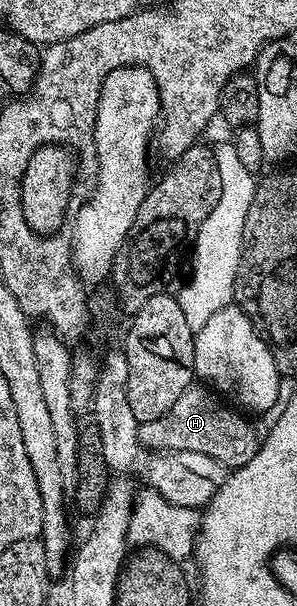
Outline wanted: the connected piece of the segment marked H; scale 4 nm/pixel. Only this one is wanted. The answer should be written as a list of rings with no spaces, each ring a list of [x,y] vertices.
[[[193,384],[174,400],[174,408],[166,416],[139,423],[138,441],[150,450],[202,452],[202,456],[218,460],[225,468],[235,468],[251,460],[258,445],[255,428],[243,417],[247,418],[221,401],[207,385]]]

